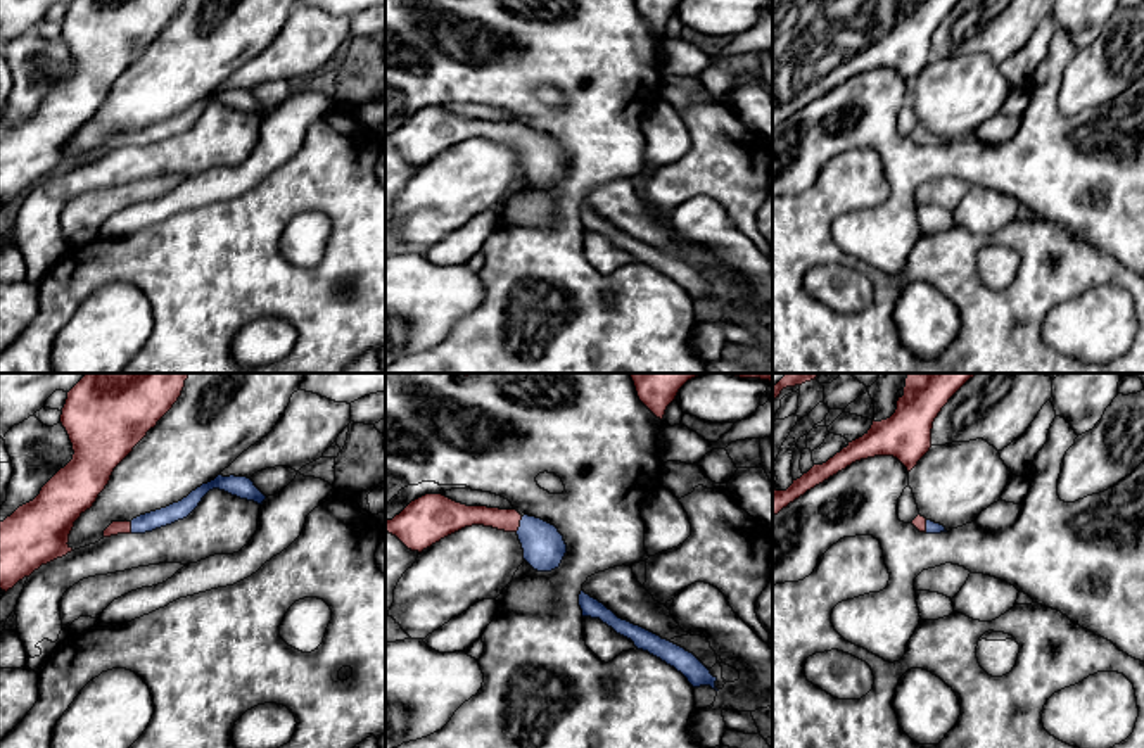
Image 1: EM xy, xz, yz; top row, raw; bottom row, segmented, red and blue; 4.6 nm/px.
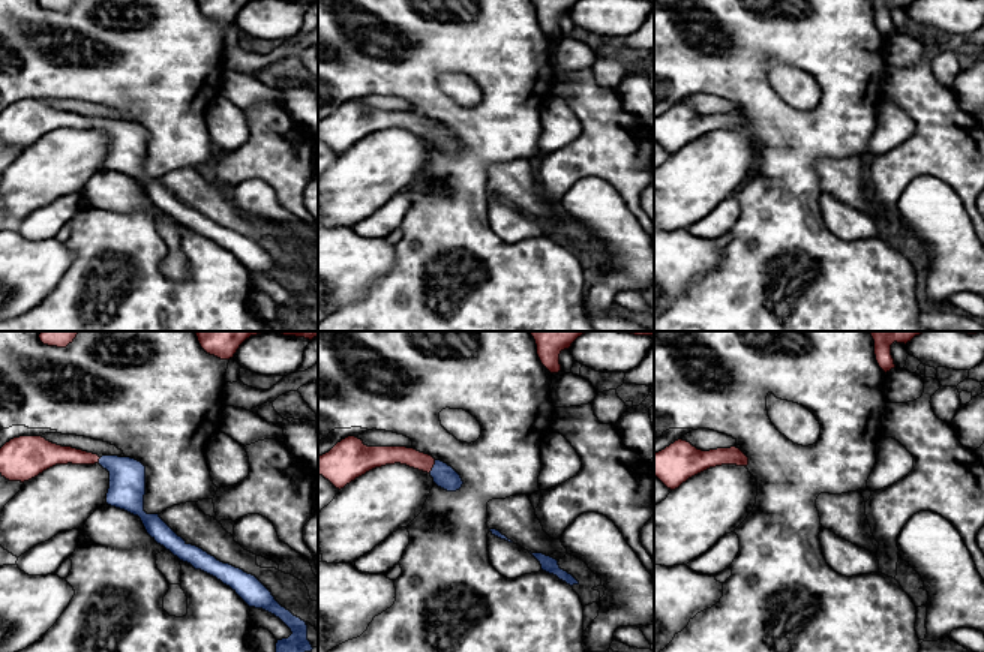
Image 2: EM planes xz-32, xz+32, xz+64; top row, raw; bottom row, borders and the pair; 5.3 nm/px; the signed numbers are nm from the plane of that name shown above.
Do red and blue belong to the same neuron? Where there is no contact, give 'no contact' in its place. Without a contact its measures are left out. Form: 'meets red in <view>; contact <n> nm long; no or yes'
meets red in xz; contact 80 nm long; yes

